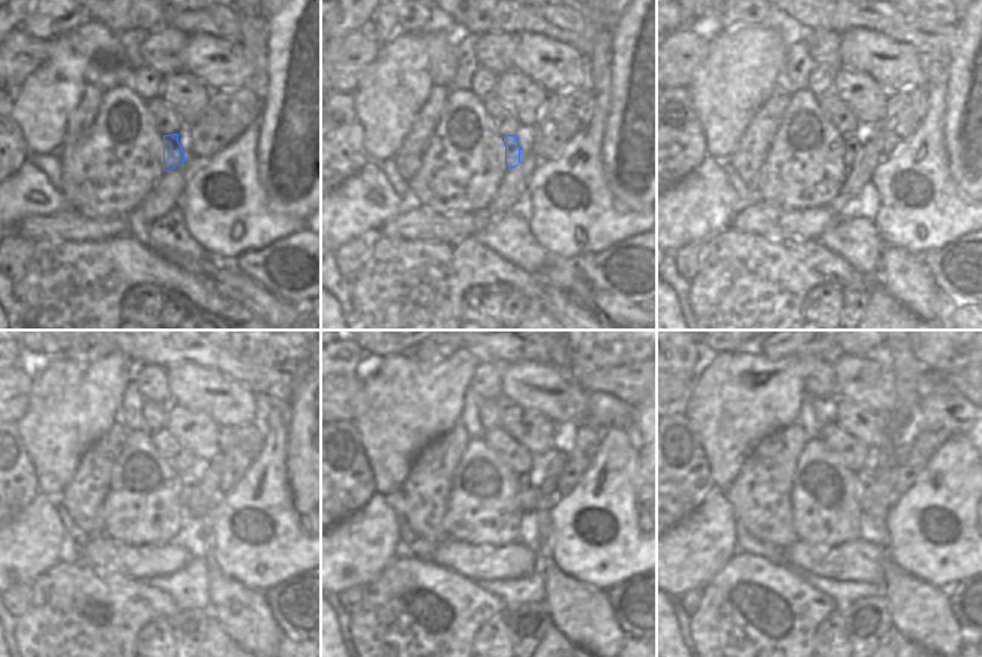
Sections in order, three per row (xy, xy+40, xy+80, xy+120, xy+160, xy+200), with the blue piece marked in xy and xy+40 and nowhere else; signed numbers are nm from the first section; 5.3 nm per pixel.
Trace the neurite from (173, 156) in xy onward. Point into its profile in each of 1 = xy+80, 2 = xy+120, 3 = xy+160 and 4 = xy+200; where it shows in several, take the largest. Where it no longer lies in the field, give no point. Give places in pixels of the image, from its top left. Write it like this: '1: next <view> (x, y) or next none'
1: next xy+80 (849, 140)
2: next xy+120 (188, 480)
3: next xy+160 (526, 491)
4: next xy+200 (864, 483)

